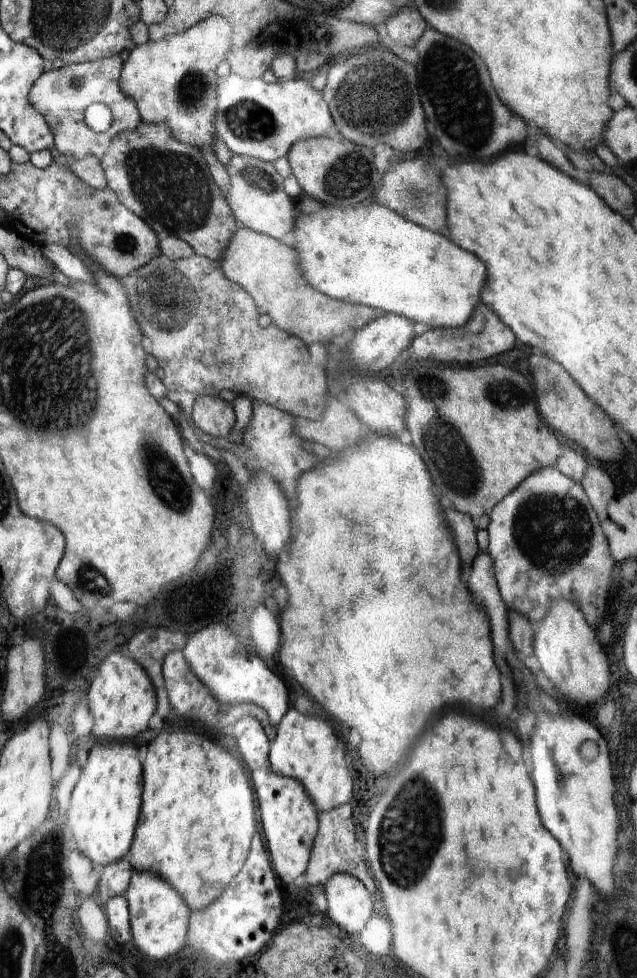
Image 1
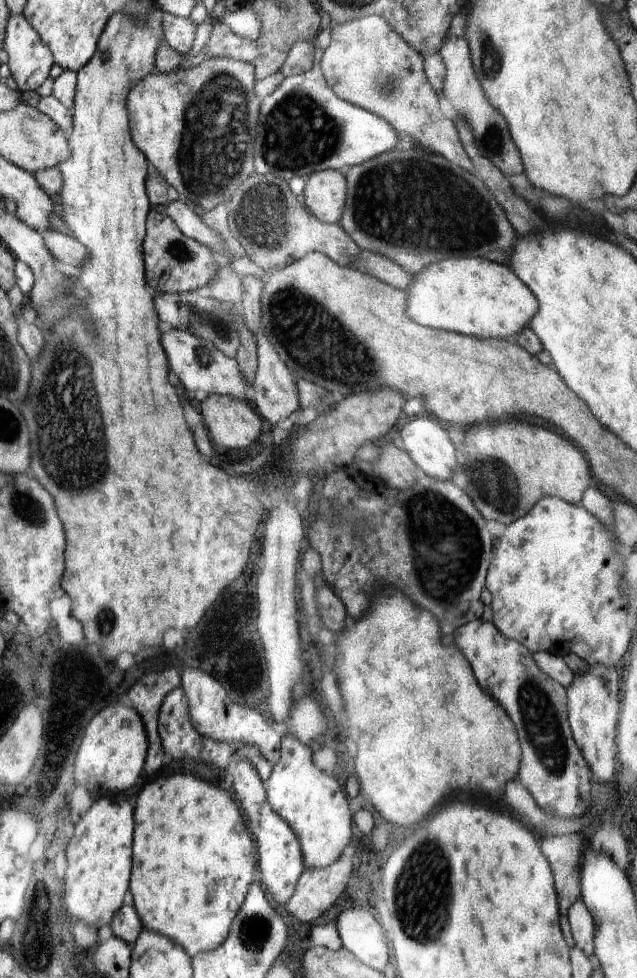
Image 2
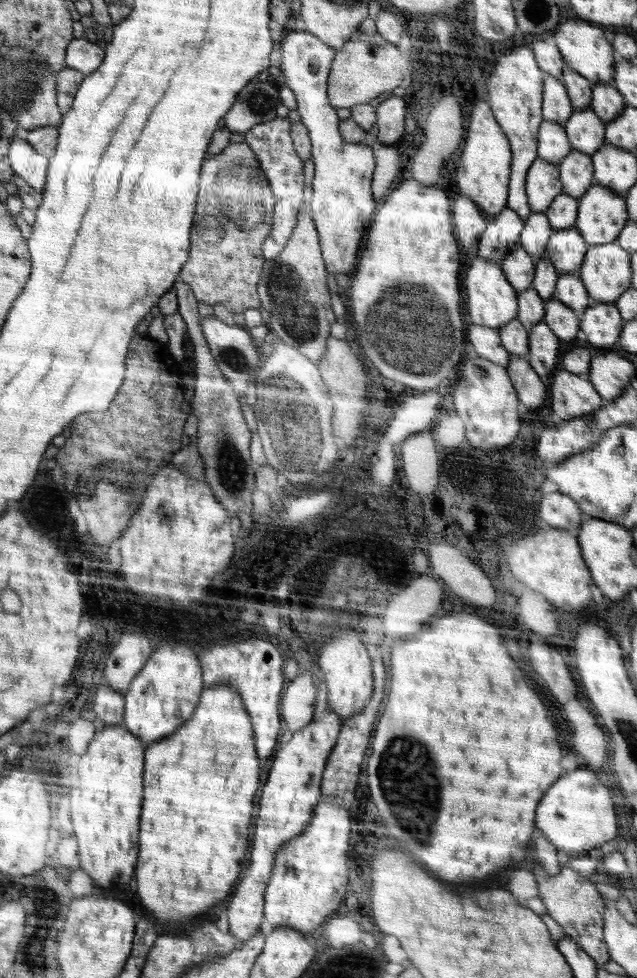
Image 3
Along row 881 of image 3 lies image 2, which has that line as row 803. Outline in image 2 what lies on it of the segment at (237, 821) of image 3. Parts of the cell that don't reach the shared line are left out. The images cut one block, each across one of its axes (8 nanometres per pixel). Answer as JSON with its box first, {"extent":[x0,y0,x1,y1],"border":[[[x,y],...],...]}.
{"extent":[132,774,256,956],"border":[[[184,774],[160,776],[148,782],[134,810],[132,844],[132,898],[142,924],[180,944],[188,956],[216,950],[226,942],[232,921],[253,881],[256,848],[241,808],[226,790]]]}

